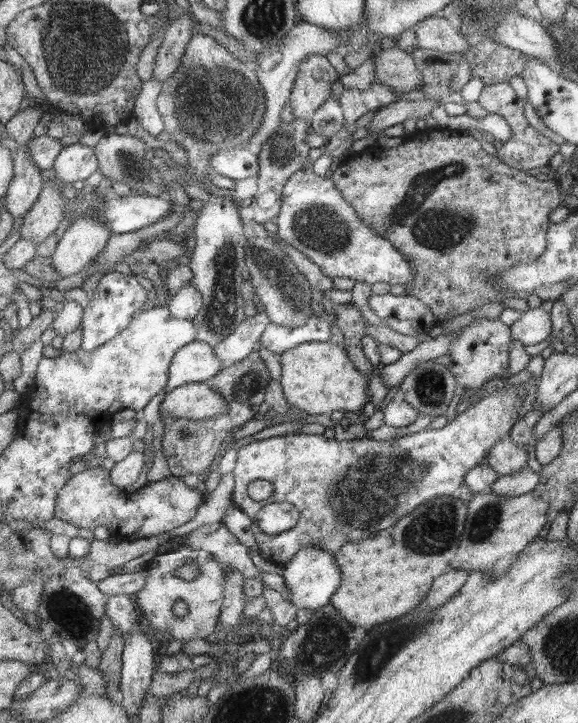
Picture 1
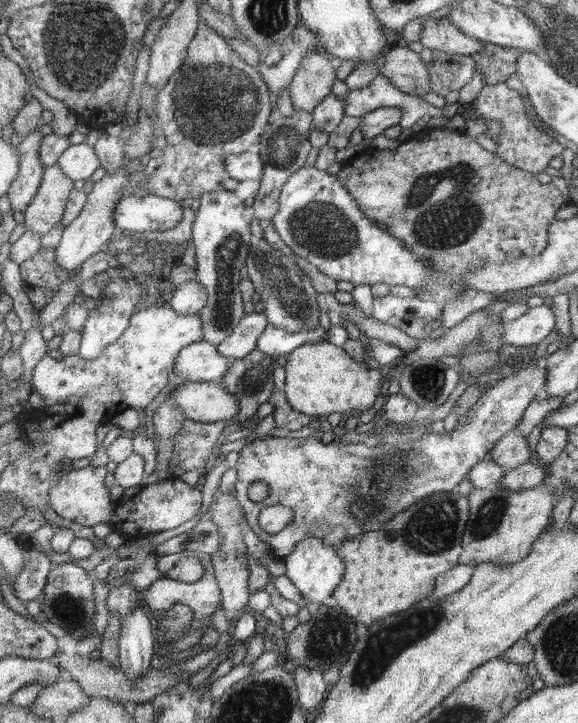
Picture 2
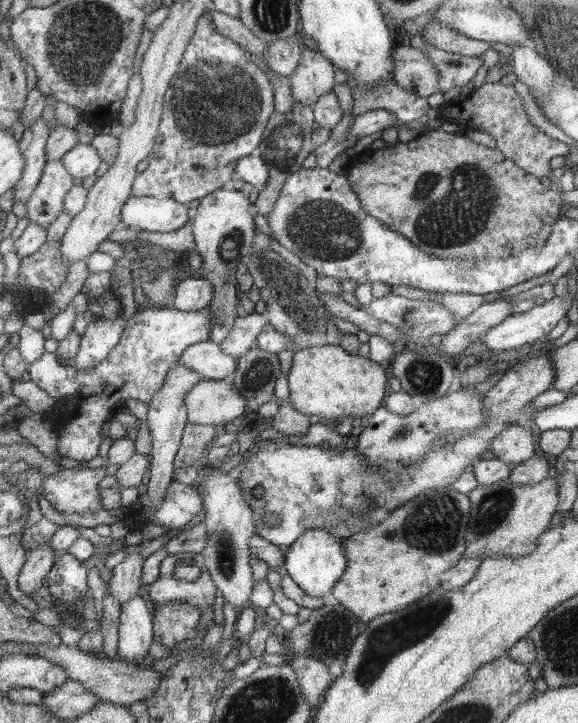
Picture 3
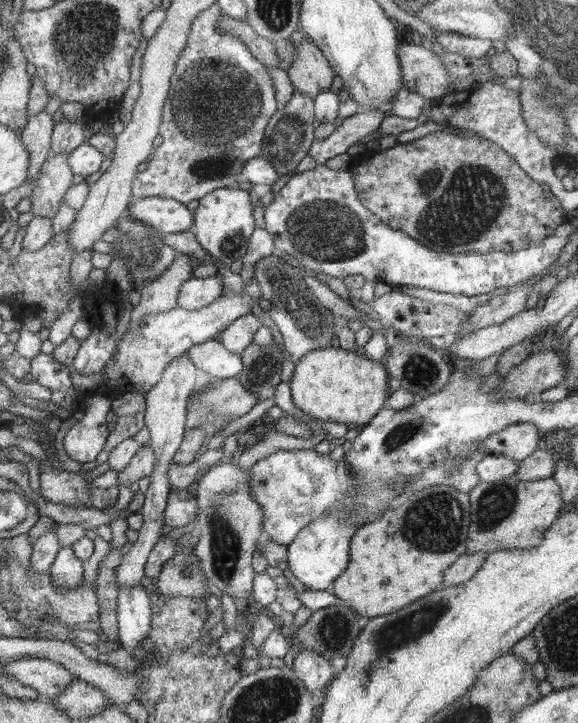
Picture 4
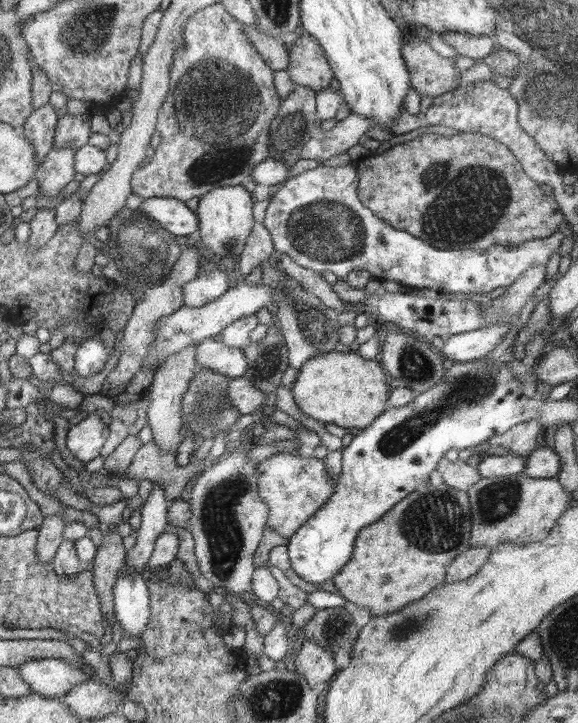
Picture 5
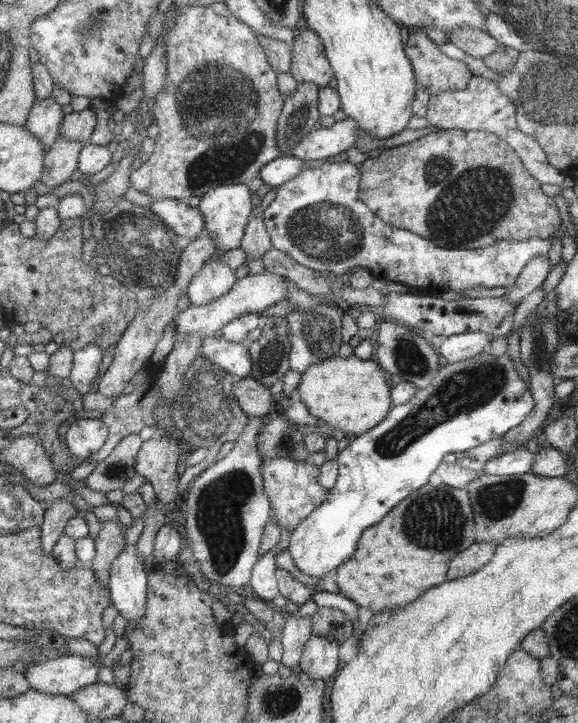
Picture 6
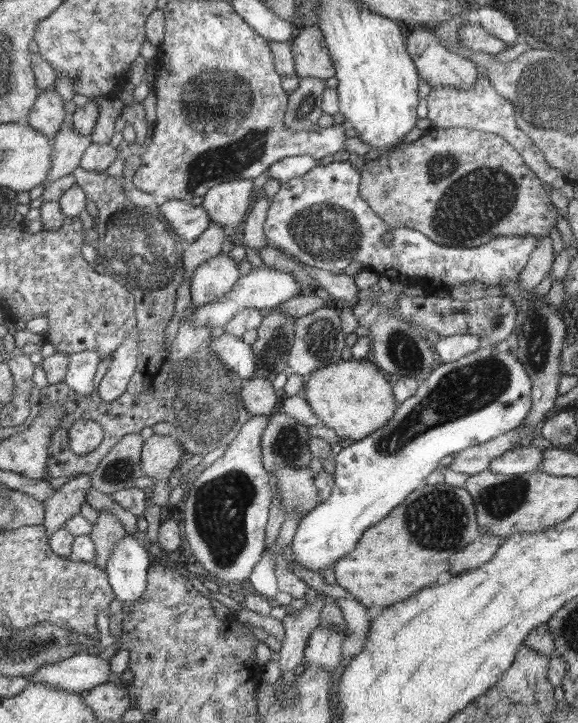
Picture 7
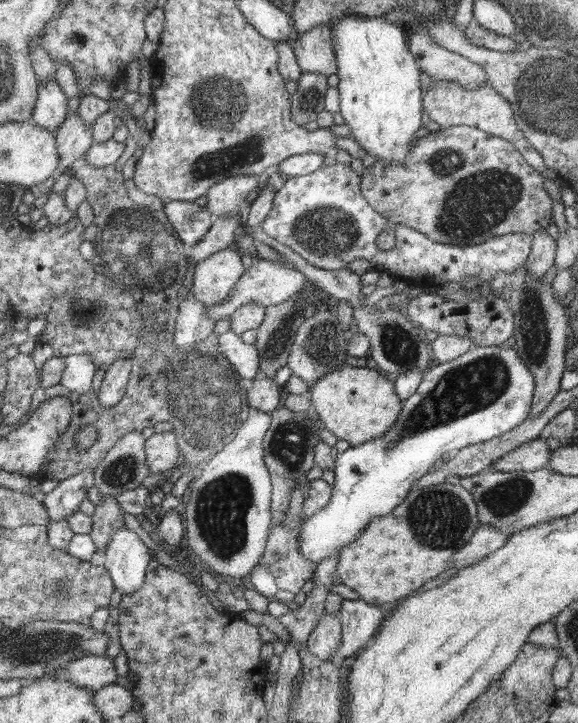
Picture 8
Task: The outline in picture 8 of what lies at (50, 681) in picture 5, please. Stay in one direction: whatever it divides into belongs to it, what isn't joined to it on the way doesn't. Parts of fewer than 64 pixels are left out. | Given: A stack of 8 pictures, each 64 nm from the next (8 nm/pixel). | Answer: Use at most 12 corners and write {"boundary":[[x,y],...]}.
{"boundary":[[82,656],[52,672],[94,692],[117,684],[114,660]]}

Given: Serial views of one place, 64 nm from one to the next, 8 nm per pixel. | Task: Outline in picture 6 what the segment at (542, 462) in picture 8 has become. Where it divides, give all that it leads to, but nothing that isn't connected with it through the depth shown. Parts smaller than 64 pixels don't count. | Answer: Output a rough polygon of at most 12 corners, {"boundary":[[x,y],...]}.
{"boundary":[[526,446],[507,449],[488,460],[492,476],[526,474],[534,455]]}

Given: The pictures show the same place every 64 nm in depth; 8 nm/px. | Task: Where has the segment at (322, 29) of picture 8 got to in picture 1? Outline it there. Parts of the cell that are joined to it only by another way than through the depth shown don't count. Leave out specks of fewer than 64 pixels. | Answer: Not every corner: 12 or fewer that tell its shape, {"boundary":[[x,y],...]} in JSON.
{"boundary":[[327,57],[304,58],[289,102],[310,125],[339,77]]}

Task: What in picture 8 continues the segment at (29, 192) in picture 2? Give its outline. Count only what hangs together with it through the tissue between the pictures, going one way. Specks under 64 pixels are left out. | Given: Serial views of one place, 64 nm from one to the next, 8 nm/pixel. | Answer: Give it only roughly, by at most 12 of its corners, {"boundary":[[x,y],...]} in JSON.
{"boundary":[[55,78],[41,84],[31,118],[46,131],[67,119],[69,98]]}

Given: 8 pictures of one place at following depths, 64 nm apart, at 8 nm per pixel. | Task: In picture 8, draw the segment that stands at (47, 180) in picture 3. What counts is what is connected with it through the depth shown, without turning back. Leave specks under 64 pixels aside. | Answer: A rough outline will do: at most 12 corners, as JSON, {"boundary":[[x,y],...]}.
{"boundary":[[77,112],[55,131],[61,161],[54,177],[71,173],[93,144]]}

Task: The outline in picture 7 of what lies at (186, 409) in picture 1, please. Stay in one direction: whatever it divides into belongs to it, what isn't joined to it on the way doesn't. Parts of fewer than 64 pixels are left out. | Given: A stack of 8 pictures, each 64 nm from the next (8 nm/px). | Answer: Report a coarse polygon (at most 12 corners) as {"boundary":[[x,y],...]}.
{"boundary":[[256,376],[245,380],[242,400],[250,414],[272,415],[282,393]]}

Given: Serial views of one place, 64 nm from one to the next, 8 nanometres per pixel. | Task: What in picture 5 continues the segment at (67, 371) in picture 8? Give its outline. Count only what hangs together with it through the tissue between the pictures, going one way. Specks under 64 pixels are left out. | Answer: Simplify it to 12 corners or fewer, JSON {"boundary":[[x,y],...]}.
{"boundary":[[86,339],[75,352],[74,370],[92,376],[106,366],[102,340]]}

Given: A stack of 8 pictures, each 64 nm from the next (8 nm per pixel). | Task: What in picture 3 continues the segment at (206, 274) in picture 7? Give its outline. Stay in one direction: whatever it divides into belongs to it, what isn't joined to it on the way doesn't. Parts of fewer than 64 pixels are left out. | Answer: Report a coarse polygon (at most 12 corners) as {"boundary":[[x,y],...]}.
{"boundary":[[194,276],[178,283],[172,306],[186,312],[208,307],[214,287]]}

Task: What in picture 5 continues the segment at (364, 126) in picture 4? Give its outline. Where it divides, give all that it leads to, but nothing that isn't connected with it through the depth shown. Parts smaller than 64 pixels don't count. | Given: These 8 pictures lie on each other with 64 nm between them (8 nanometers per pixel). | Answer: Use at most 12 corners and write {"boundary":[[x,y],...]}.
{"boundary":[[352,113],[302,146],[300,158],[325,164],[362,143],[369,118]]}

